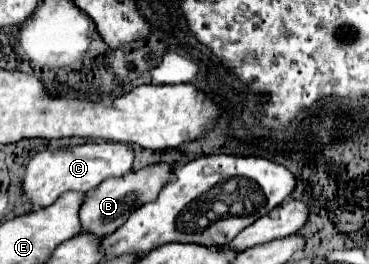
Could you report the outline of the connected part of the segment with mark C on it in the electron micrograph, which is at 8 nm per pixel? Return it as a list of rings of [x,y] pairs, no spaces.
[[[87,142],[73,148],[45,150],[31,158],[23,178],[23,192],[35,208],[53,204],[63,192],[89,192],[111,176],[123,176],[131,170],[135,152],[131,144],[113,142]]]

